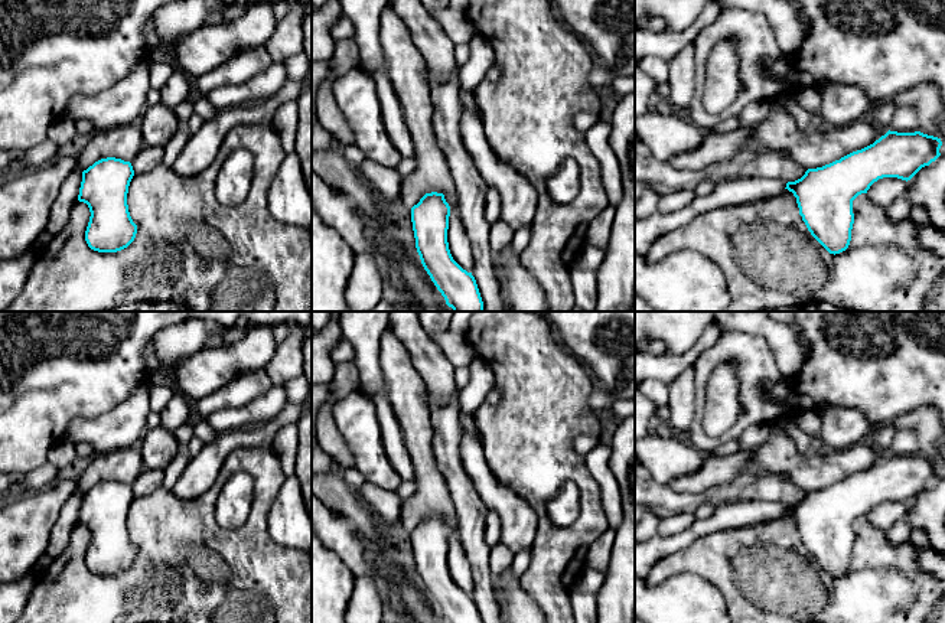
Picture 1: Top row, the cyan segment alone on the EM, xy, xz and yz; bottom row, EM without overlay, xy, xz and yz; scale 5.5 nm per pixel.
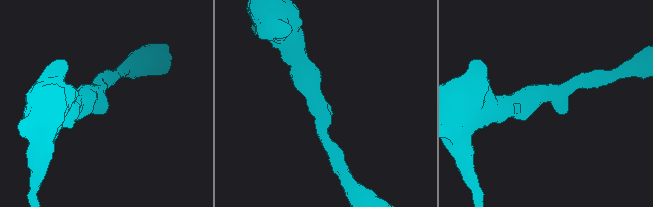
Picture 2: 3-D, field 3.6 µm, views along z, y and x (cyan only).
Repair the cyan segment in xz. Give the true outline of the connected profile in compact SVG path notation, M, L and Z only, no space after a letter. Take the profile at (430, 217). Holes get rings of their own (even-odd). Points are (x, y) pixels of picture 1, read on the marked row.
M426 193L411 208L416 248L431 281L453 312L483 312L472 273L452 257L447 242L450 206L443 193Z

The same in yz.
M887 131L873 144L788 182L799 215L811 235L830 252L845 251L854 224L853 200L883 177L910 180L941 153L941 138L915 133Z

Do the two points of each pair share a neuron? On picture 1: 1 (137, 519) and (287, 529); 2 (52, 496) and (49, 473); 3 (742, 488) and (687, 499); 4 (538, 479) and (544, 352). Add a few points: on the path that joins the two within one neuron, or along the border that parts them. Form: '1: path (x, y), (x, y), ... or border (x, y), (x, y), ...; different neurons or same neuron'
1: border (277, 495), (267, 532), (295, 550); different neurons
2: border (56, 478), (42, 488), (22, 491); different neurons
3: path (729, 492), (700, 499); same neuron
4: path (538, 447), (543, 384); same neuron

